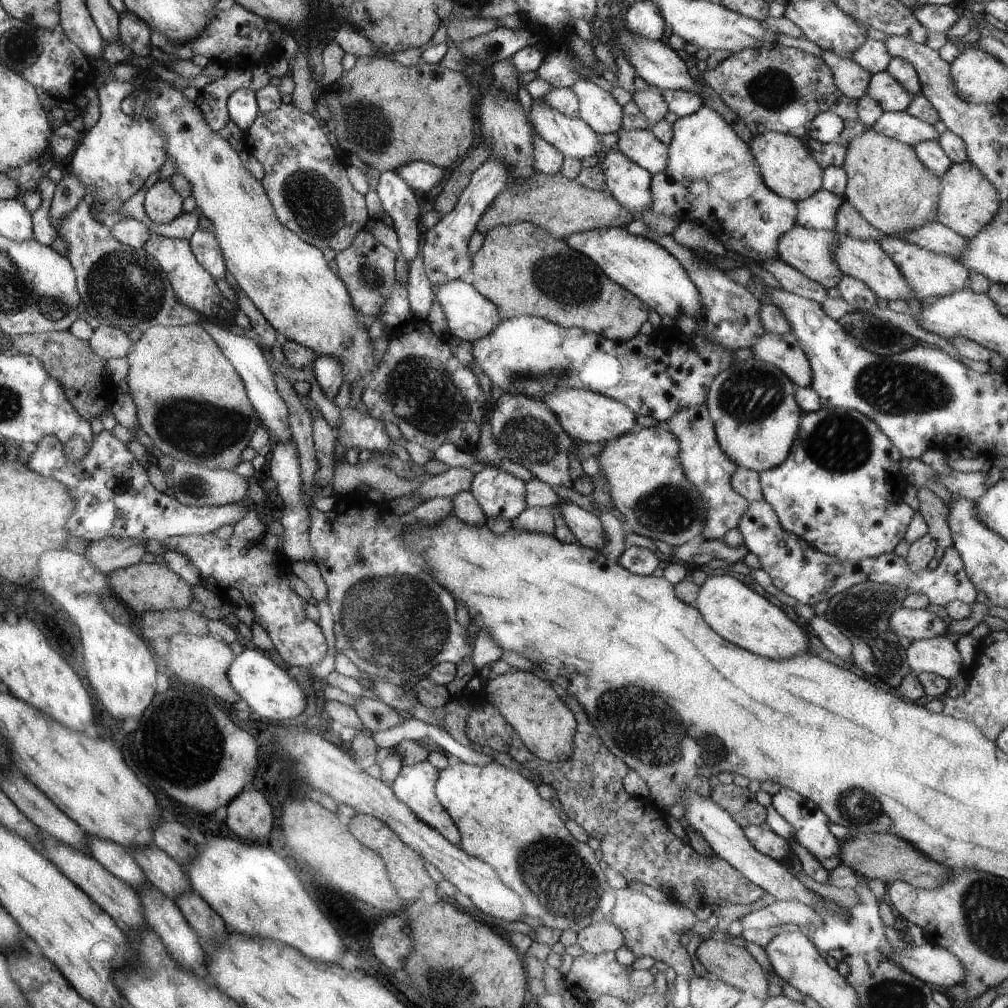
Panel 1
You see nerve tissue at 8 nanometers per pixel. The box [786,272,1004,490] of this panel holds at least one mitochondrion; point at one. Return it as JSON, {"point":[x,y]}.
{"point":[903,389]}

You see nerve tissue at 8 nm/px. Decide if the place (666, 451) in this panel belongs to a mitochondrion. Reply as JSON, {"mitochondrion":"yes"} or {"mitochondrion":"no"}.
{"mitochondrion":"no"}

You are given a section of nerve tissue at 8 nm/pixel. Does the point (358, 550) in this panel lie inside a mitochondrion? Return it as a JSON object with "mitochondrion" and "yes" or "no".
{"mitochondrion":"yes"}

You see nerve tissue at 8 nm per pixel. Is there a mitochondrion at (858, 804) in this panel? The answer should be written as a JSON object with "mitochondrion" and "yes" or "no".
{"mitochondrion":"yes"}

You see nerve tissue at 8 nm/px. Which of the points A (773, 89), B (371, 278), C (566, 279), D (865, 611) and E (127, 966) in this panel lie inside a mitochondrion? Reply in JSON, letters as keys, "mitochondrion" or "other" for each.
{"A":"mitochondrion","B":"mitochondrion","C":"mitochondrion","D":"mitochondrion","E":"other"}

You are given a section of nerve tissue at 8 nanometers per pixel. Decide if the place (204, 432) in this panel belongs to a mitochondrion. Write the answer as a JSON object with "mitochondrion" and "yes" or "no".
{"mitochondrion":"yes"}

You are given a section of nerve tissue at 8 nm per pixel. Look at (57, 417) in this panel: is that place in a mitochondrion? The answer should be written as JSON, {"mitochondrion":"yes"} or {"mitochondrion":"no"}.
{"mitochondrion":"no"}

